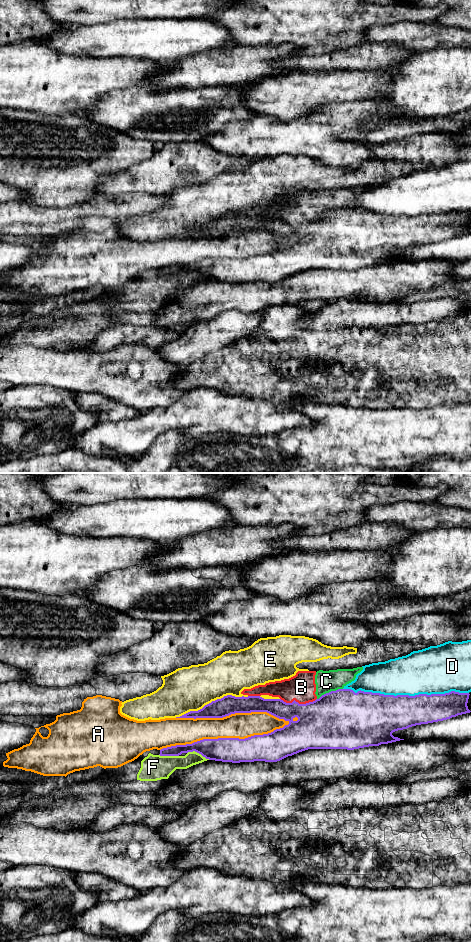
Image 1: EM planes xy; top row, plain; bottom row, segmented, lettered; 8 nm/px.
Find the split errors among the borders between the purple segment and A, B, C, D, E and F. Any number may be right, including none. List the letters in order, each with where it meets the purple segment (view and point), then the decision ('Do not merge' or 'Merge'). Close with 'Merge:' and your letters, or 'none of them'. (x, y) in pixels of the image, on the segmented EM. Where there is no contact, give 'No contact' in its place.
A: Touches purple at xy (225, 738). Do not merge
B: Touches purple at xy (297, 702). Do not merge
C: Touches purple at xy (329, 692). Do not merge
D: Touches purple at xy (406, 695). Do not merge
E: Touches purple at xy (212, 701). Do not merge
F: Touches purple at xy (198, 752). Do not merge
Merge: none of them

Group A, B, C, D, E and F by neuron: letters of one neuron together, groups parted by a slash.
A / B C / D / E / F

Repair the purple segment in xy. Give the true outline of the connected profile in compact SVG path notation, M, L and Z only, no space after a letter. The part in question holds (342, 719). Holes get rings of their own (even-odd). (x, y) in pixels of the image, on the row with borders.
M338 689L306 704L299 704L295 700L292 703L286 703L281 699L264 699L260 696L227 695L212 701L198 711L190 711L176 718L223 718L235 713L267 712L288 721L289 724L271 733L254 735L245 739L203 739L192 744L171 746L161 749L159 755L179 756L182 753L195 751L206 759L222 762L277 762L308 749L354 750L379 746L404 740L394 737L392 733L395 731L470 713L467 706L469 695L469 693L451 691L445 694L394 696L361 690L355 693L351 689Z

